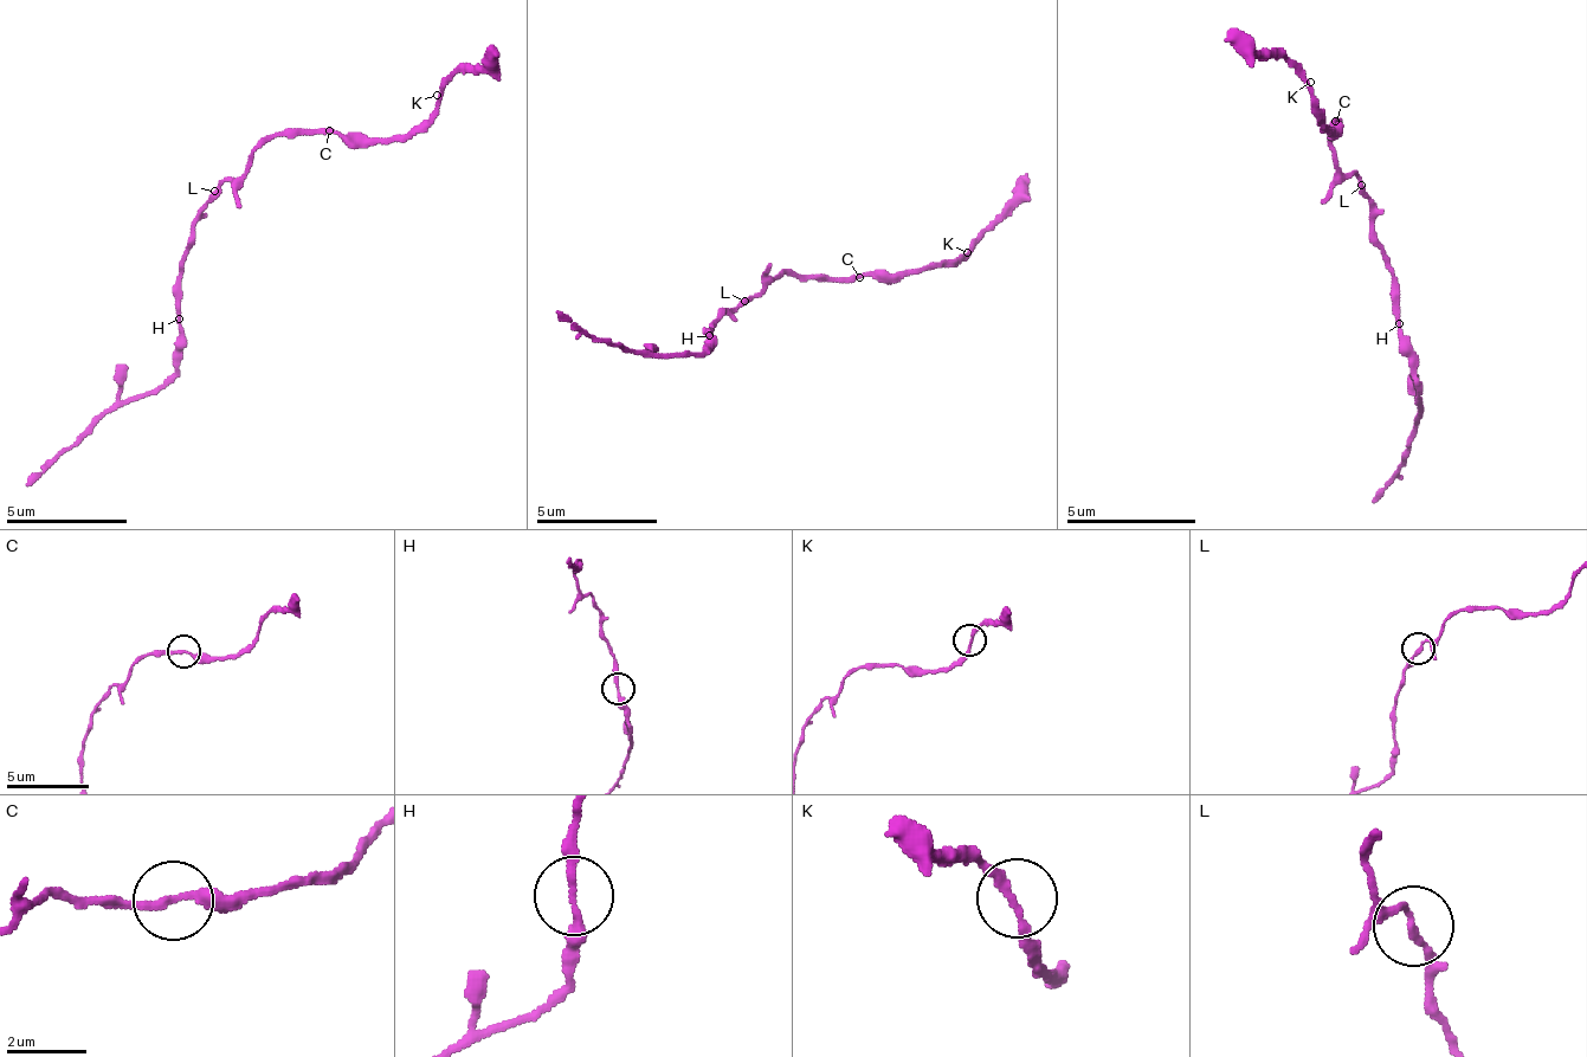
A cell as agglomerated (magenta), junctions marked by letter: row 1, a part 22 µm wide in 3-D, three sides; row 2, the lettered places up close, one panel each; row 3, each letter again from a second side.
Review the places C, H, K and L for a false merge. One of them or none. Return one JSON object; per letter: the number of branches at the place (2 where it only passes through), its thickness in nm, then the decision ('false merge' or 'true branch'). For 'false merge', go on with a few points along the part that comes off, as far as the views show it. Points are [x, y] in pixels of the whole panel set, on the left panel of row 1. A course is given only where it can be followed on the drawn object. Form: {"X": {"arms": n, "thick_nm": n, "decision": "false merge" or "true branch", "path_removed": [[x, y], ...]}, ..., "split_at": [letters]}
{"C": {"arms": 2, "thick_nm": 200, "decision": "true branch"}, "H": {"arms": 2, "thick_nm": 200, "decision": "true branch"}, "K": {"arms": 2, "thick_nm": 200, "decision": "true branch"}, "L": {"arms": 2, "thick_nm": 180, "decision": "true branch"}, "split_at": []}

